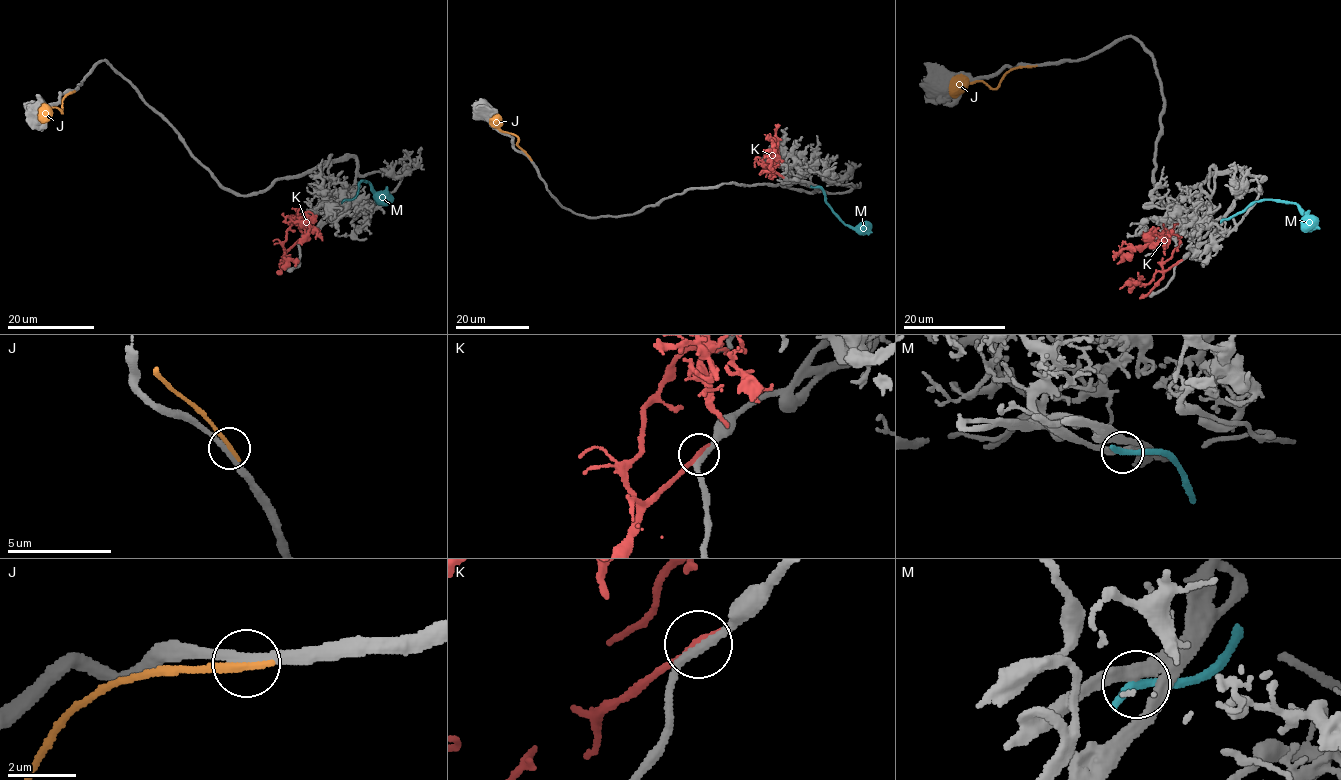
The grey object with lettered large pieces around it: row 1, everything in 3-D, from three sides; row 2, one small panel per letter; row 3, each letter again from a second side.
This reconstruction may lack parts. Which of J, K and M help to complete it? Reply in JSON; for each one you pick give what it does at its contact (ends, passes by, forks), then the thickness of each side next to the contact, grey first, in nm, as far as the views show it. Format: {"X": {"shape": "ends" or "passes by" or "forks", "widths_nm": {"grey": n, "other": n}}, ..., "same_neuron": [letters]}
{"K": {"shape": "ends", "widths_nm": {"grey": 220, "other": 280}}, "same_neuron": ["K"]}

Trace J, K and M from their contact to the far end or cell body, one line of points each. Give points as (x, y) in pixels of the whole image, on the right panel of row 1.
J: (1032, 65), (1014, 67), (995, 89), (976, 80), (960, 90), (949, 88)
K: (1178, 261), (1163, 272), (1161, 265), (1179, 239), (1176, 234), (1168, 234), (1134, 247), (1117, 264)
M: (1224, 219), (1259, 201), (1283, 200), (1292, 201), (1315, 219), (1319, 228)

